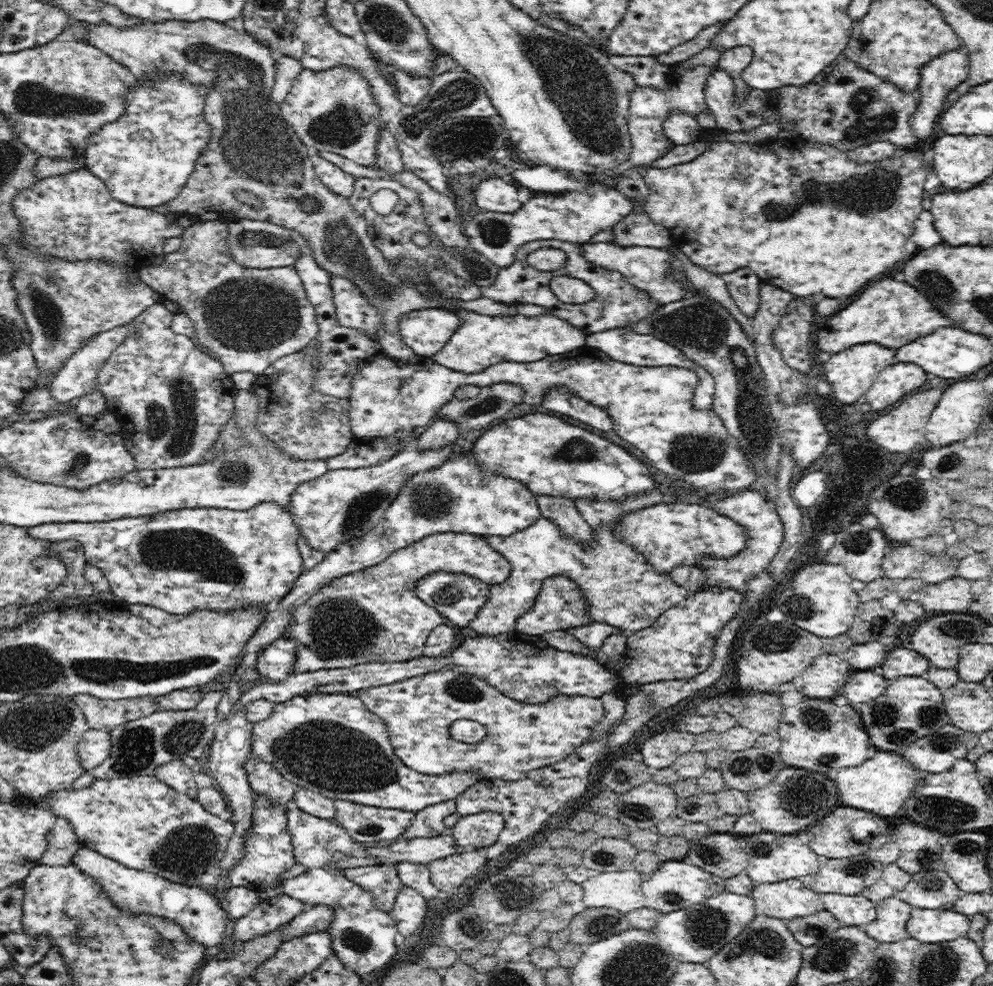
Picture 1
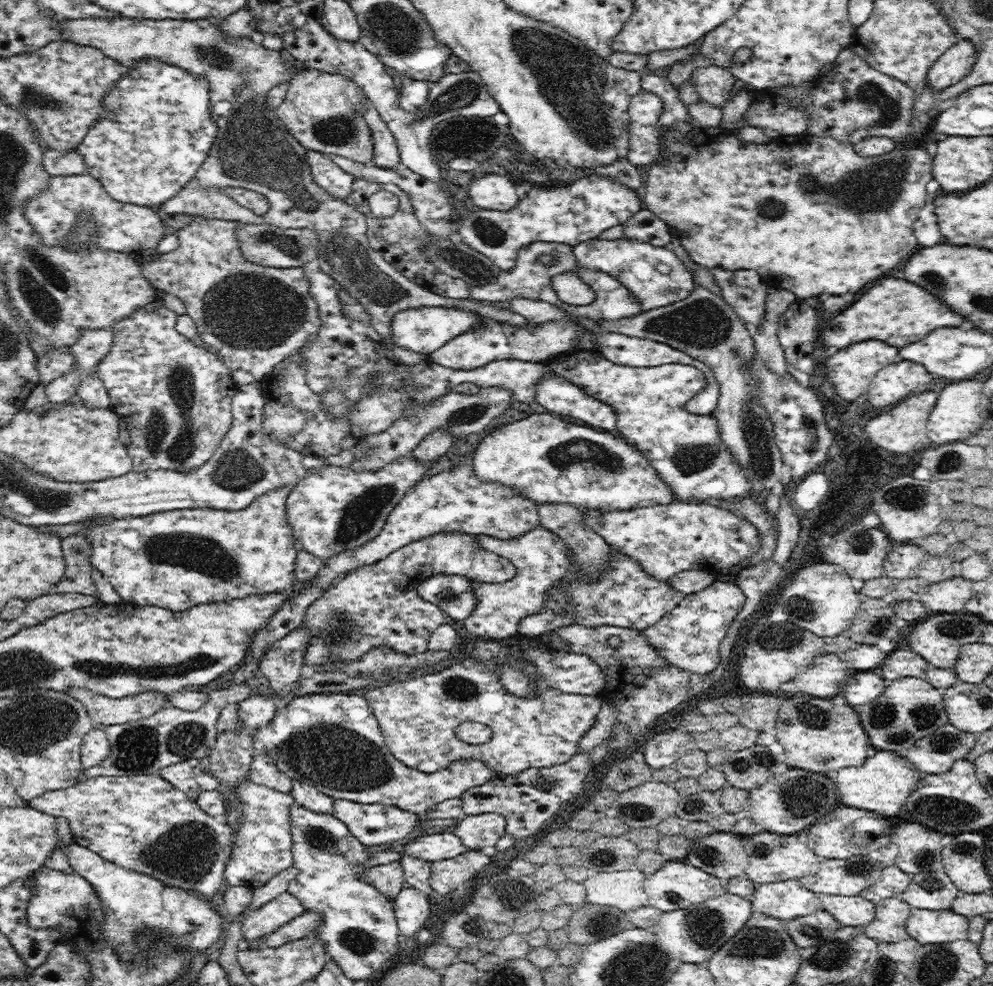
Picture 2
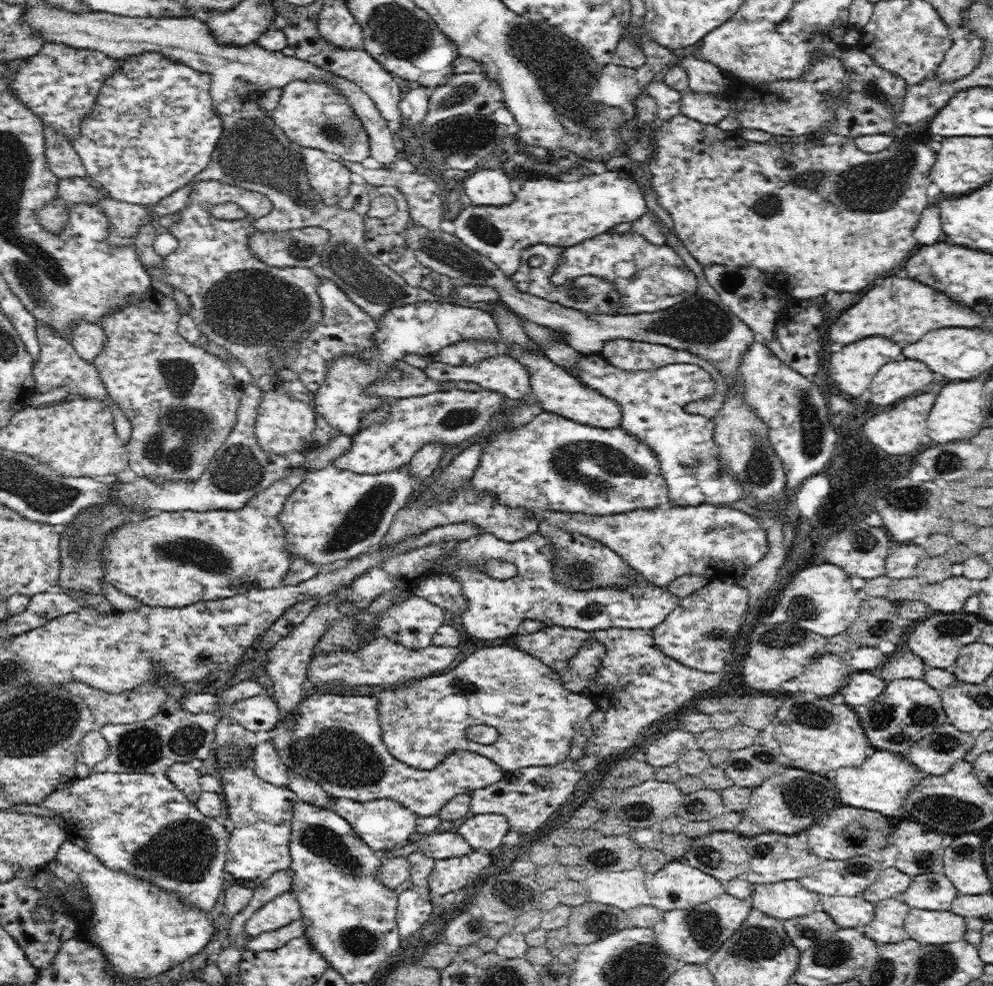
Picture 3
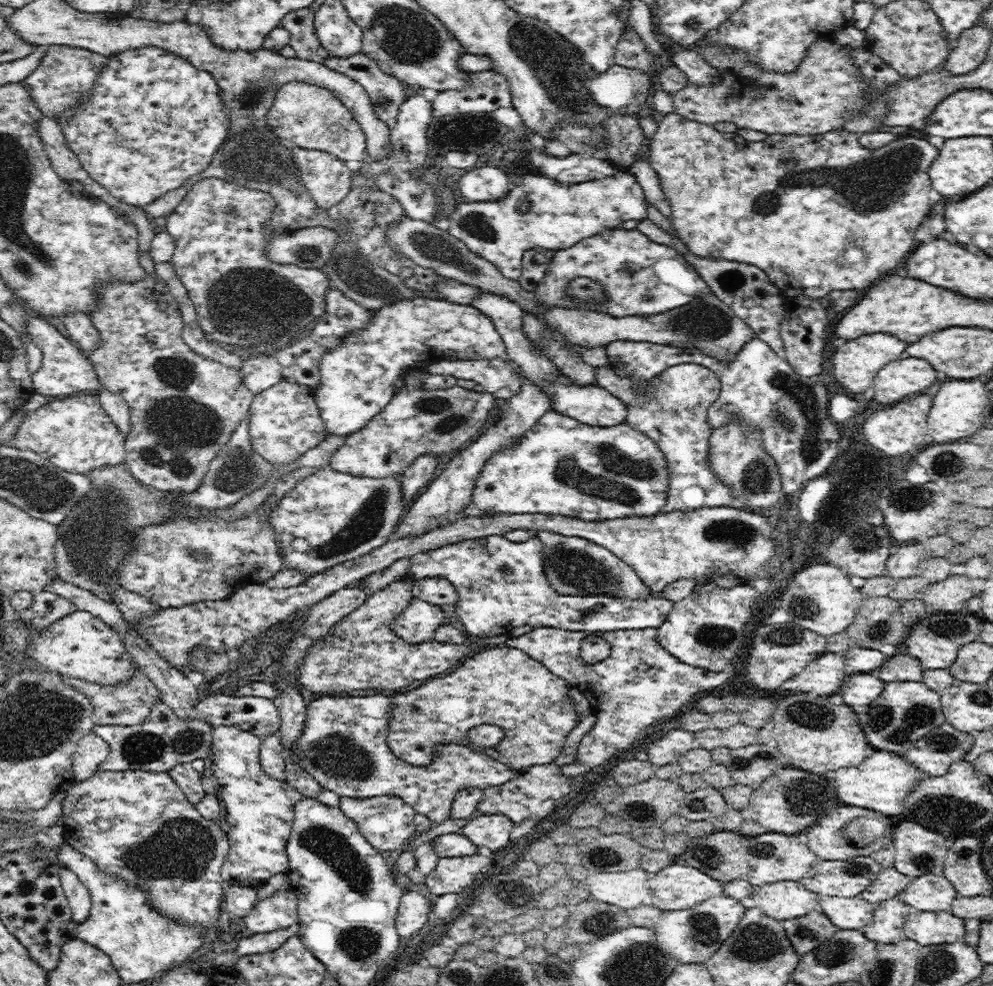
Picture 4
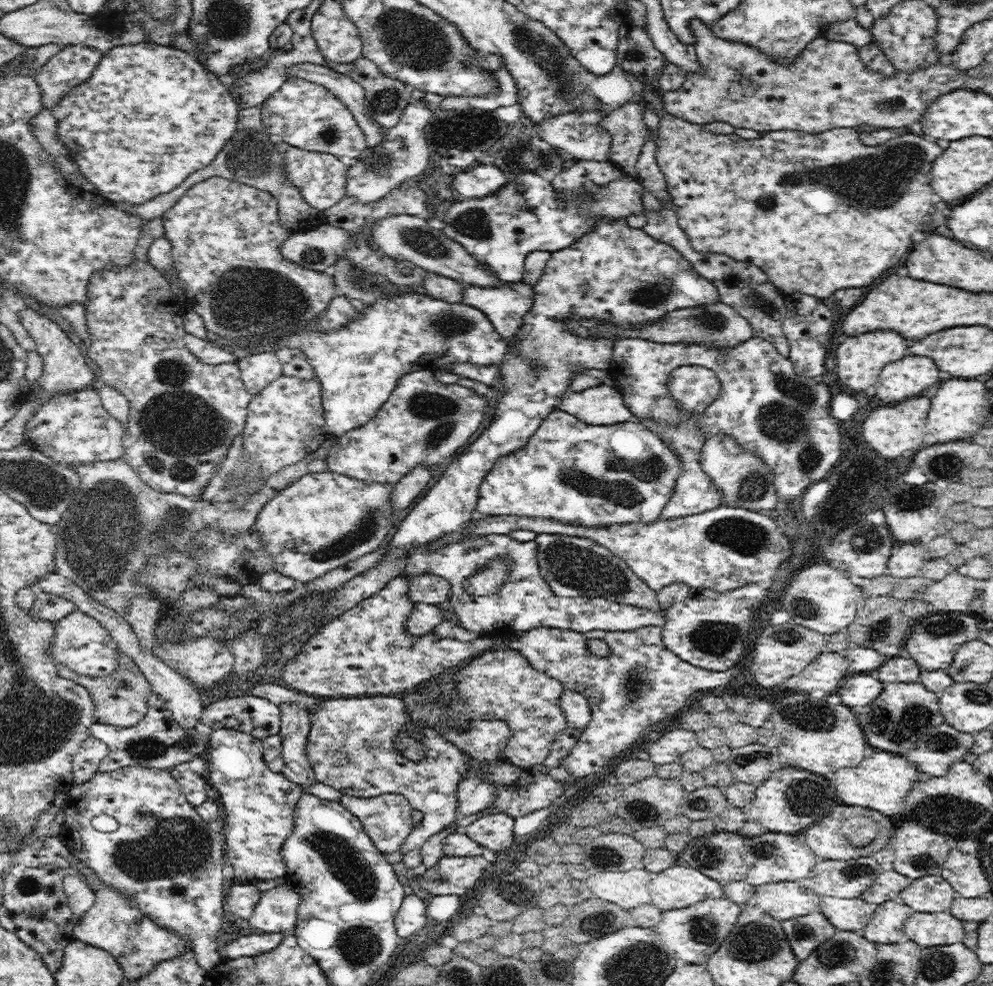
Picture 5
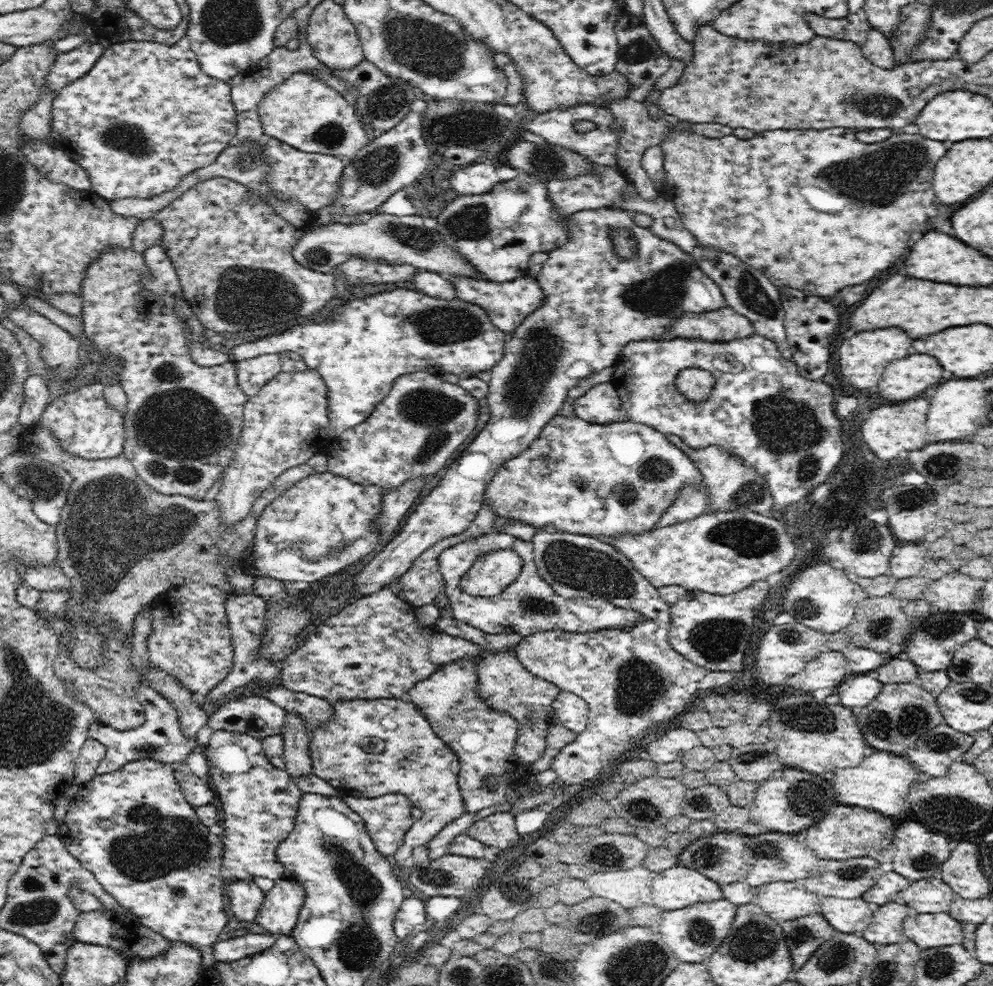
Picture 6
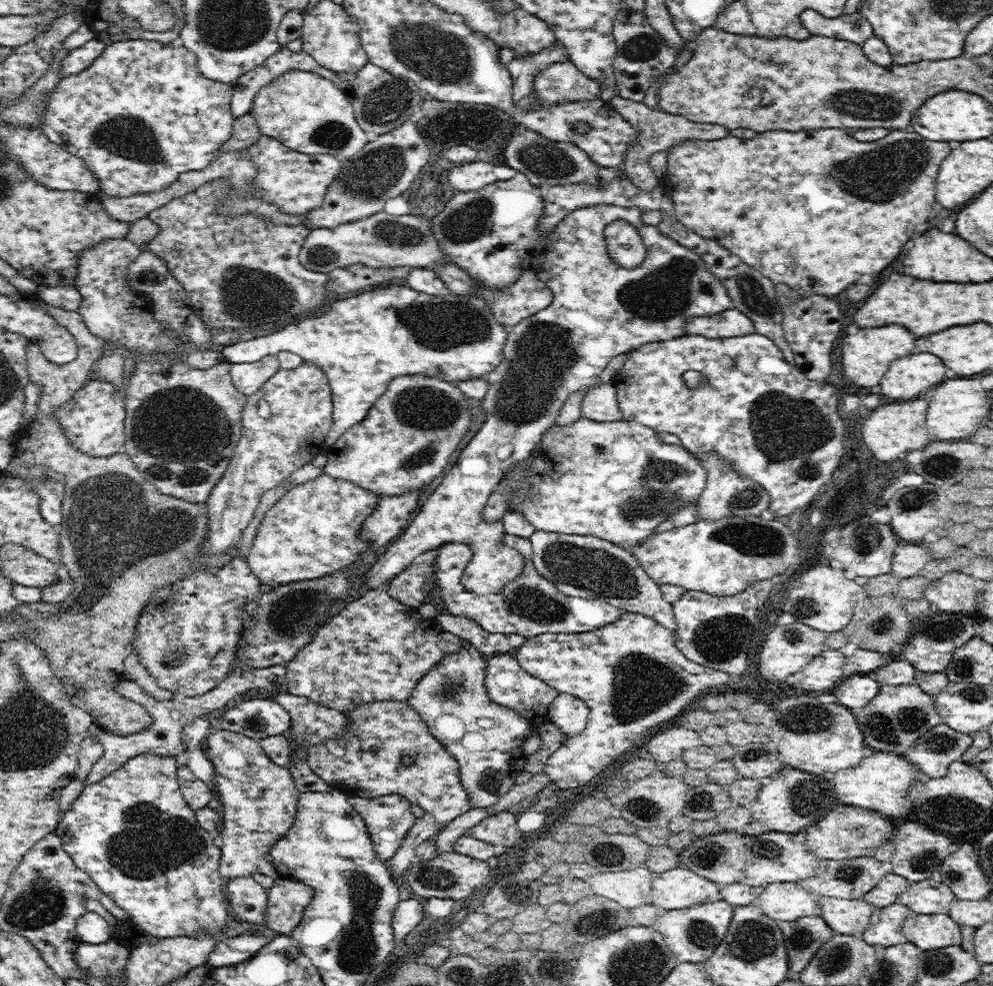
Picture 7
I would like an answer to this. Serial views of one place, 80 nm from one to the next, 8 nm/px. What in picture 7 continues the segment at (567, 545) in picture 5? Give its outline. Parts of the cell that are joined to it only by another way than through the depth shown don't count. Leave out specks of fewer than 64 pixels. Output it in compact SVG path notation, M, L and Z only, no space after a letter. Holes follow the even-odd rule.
M535 531L529 540L533 550L533 565L560 593L590 600L614 598L620 600L621 611L648 615L673 632L676 630L673 605L663 599L659 584L648 577L628 547L590 535L545 531Z

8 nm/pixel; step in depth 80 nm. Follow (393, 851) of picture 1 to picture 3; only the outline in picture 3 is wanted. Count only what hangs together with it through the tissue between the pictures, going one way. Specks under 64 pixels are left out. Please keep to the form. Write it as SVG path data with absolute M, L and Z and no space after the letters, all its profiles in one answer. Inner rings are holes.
M442 831L440 833L430 832L428 836L422 836L417 849L422 849L434 860L442 860L471 854L475 848L472 848L460 834Z

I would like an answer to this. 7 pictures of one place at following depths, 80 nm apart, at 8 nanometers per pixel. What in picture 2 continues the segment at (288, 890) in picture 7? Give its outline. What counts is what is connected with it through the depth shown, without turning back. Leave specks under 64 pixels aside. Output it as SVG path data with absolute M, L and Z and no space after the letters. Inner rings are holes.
M288 891L282 893L264 906L256 908L254 912L250 912L248 916L244 916L240 926L244 939L251 942L261 940L306 911L298 898Z

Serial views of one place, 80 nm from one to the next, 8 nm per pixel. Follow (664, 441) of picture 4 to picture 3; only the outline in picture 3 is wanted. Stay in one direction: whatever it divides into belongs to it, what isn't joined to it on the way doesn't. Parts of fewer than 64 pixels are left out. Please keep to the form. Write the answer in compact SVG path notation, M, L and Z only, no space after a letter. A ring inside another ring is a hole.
M601 351L581 353L576 369L576 379L620 406L621 428L655 452L669 488L669 505L725 505L742 498L742 486L720 463L713 420L684 411L688 403L715 394L716 385L708 371L692 363L670 364L654 370L622 370L612 366Z

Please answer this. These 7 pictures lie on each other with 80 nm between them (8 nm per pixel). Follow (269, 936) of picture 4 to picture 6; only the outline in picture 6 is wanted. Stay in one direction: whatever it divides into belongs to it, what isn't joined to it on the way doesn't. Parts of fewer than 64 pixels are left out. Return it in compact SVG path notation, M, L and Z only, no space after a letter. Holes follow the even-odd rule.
M246 934L230 940L219 940L213 946L214 958L217 964L234 962L240 958L249 957L270 948L278 936L274 934Z

